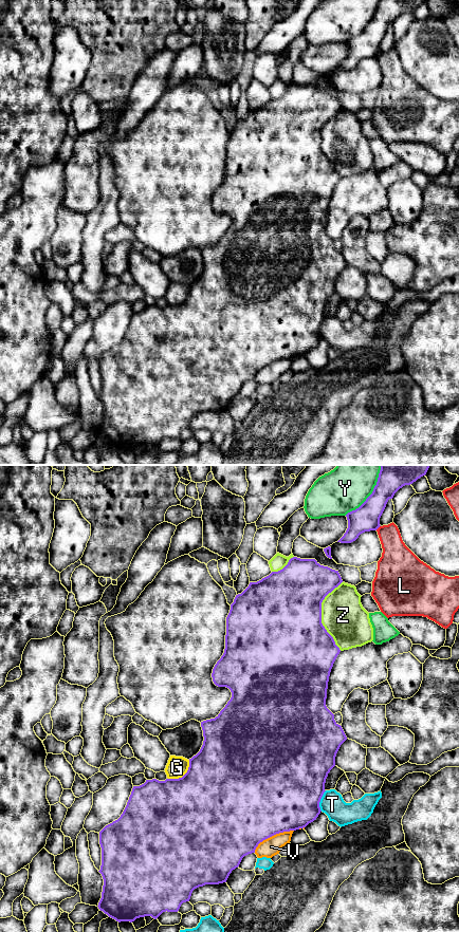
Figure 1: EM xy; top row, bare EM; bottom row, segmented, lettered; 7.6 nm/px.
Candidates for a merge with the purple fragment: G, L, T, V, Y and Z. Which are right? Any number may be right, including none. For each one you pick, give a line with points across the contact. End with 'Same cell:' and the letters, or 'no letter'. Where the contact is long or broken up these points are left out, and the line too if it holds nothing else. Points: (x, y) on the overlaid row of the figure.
Same cell: no letter

